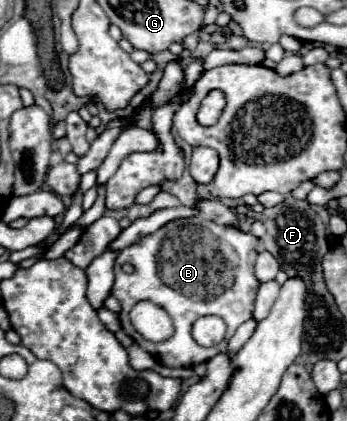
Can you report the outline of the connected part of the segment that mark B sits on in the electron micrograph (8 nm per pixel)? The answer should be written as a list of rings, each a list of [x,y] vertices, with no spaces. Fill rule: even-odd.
[[[183,218],[167,222],[155,234],[141,238],[137,244],[121,250],[115,260],[115,284],[111,288],[111,296],[115,296],[123,310],[119,314],[123,330],[157,362],[169,368],[183,368],[183,366],[197,366],[201,362],[209,362],[213,356],[227,350],[227,340],[235,334],[235,330],[247,322],[253,314],[253,304],[257,296],[257,278],[253,274],[253,264],[257,256],[257,238],[251,232],[243,232],[239,228],[225,228],[215,224],[213,220],[203,218]],[[123,264],[133,264],[135,272],[125,274],[121,270]],[[151,300],[167,310],[173,320],[175,334],[159,344],[145,340],[131,324],[129,312],[131,308],[141,302]],[[201,316],[219,316],[227,324],[225,340],[217,346],[197,346],[191,336],[193,322]]]

